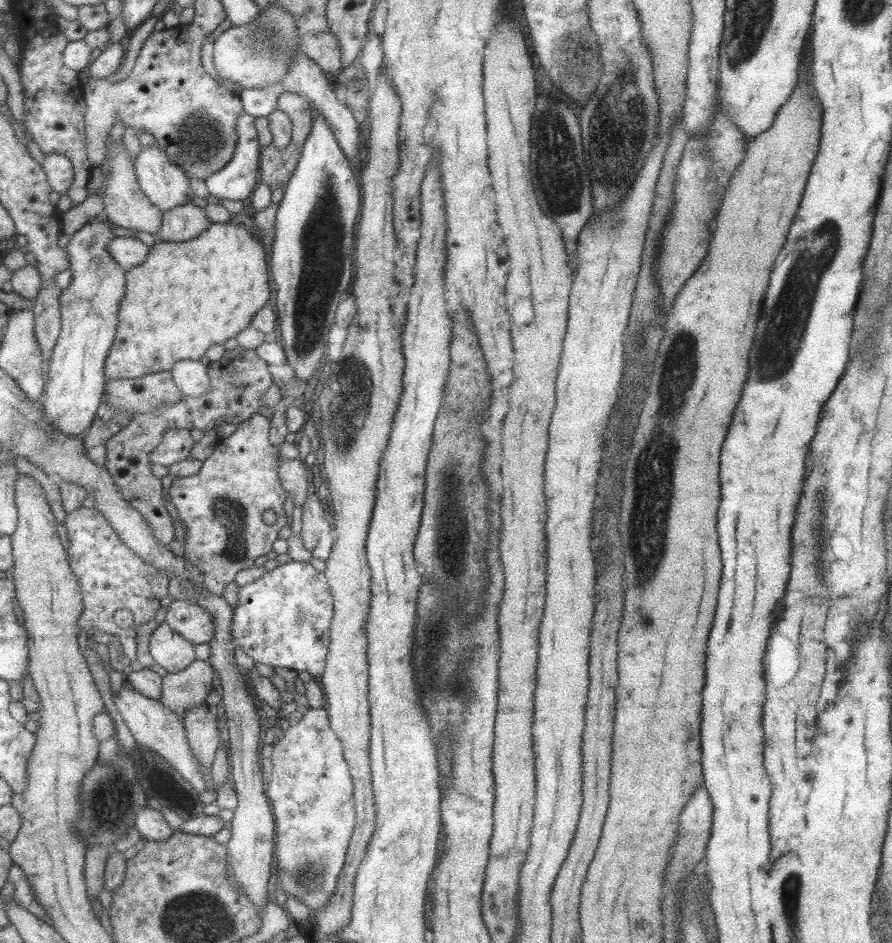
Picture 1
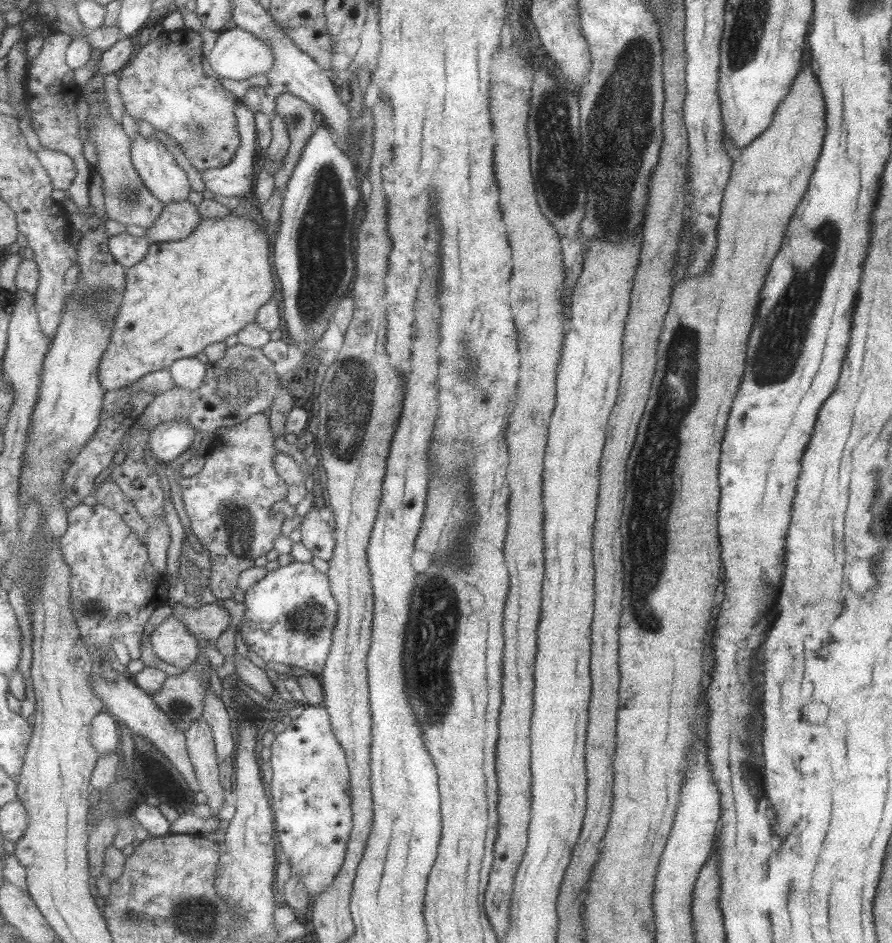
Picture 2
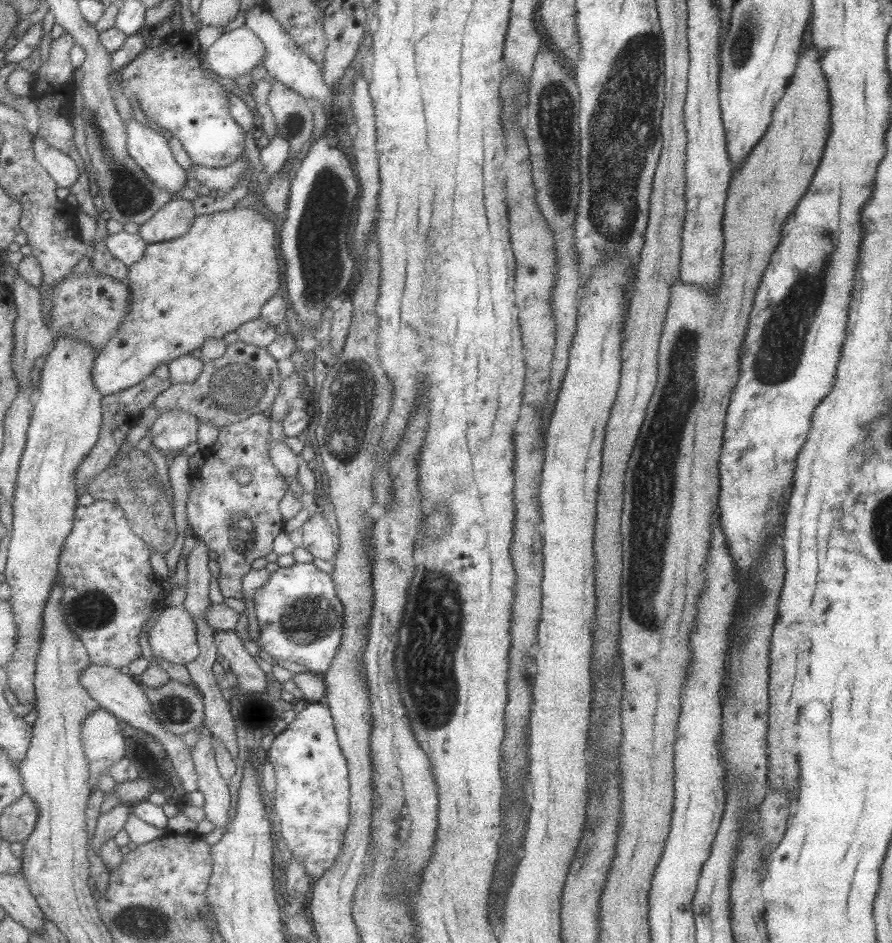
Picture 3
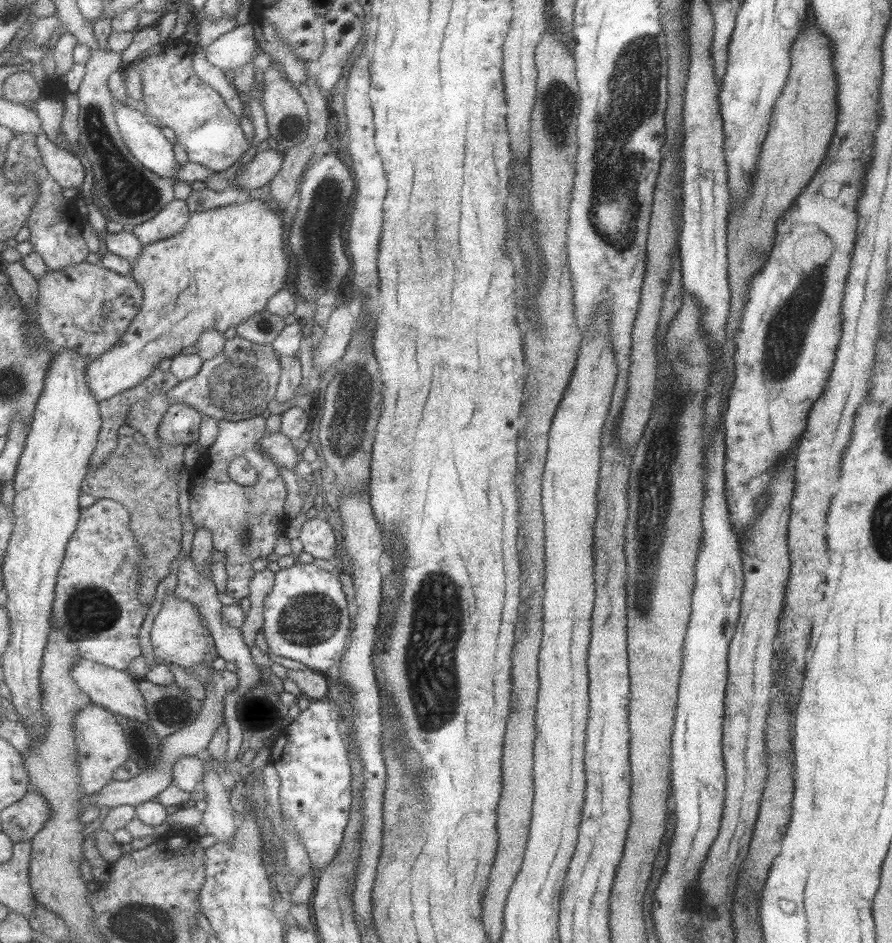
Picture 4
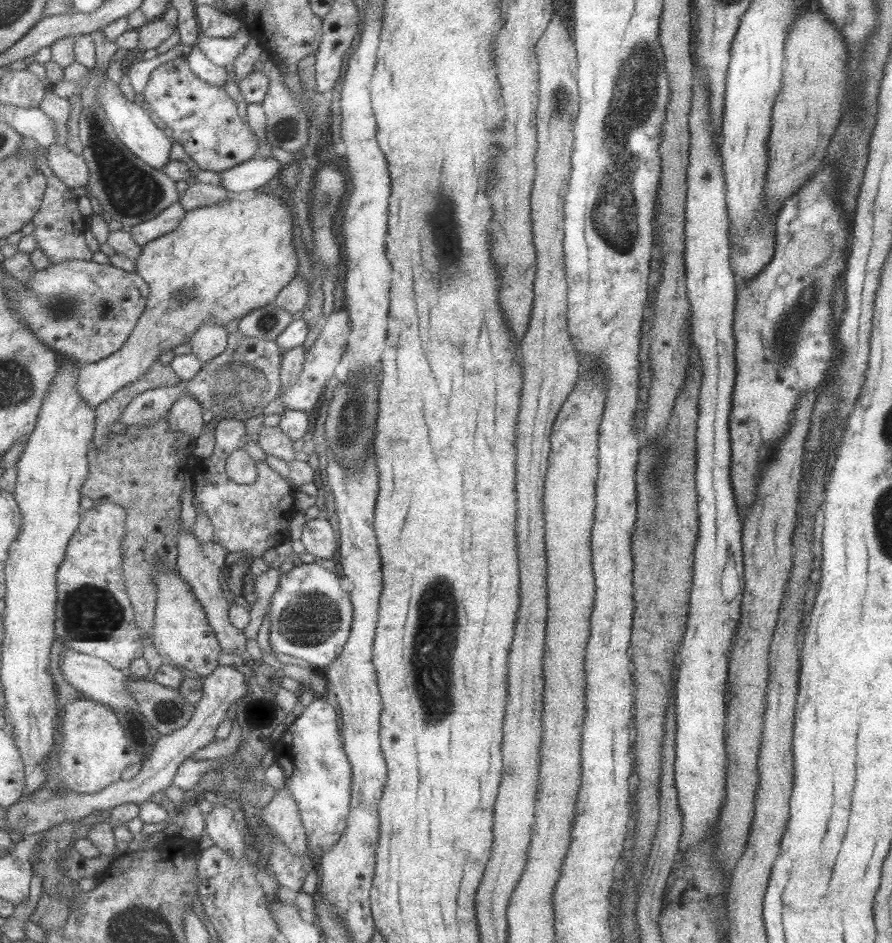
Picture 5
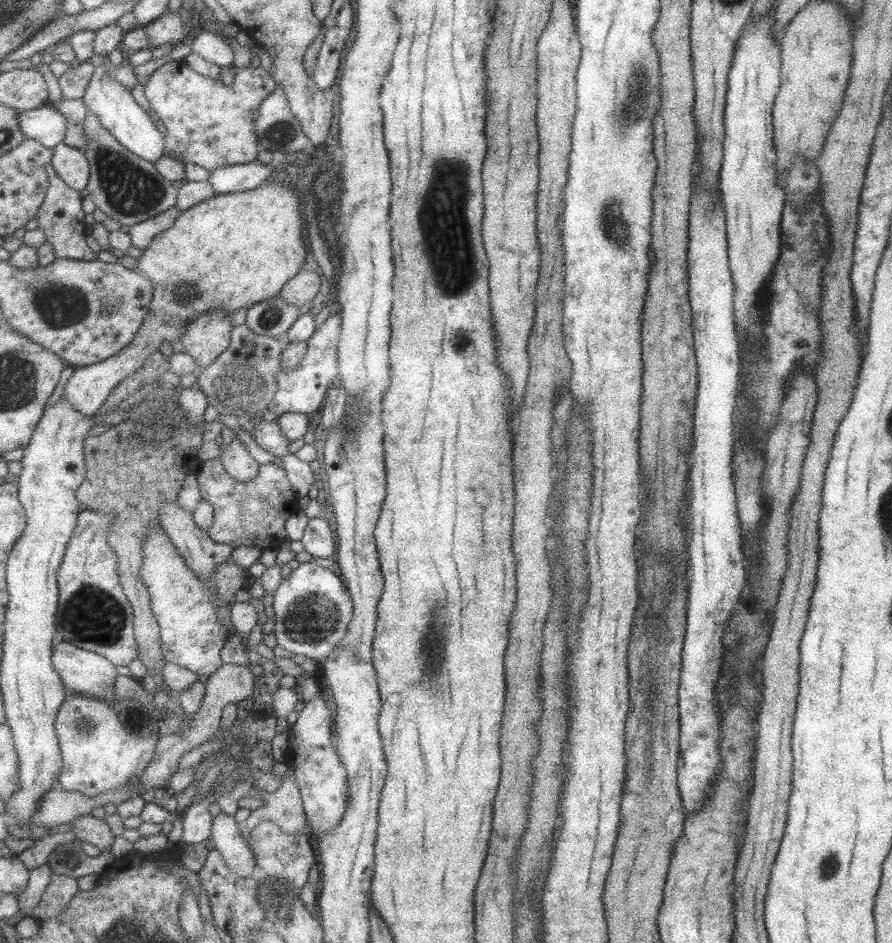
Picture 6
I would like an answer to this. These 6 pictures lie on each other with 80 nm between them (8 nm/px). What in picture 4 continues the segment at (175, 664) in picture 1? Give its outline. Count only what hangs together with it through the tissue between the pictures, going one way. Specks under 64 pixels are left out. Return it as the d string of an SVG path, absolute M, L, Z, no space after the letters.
M174 591L167 595L149 632L152 654L186 669L195 665L207 665L211 668L210 663L216 657L216 650L210 632L200 625L199 619L199 612L193 603L176 598Z

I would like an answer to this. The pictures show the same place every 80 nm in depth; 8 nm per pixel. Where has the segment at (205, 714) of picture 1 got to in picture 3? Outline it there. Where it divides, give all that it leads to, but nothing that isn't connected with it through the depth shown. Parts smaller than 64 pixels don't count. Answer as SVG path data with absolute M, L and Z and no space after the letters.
M201 732L197 742L193 744L189 755L197 773L197 790L204 796L202 806L205 819L215 828L224 827L230 821L227 816L229 806L229 791L226 782L220 777L216 768L215 752L211 748L211 735Z

